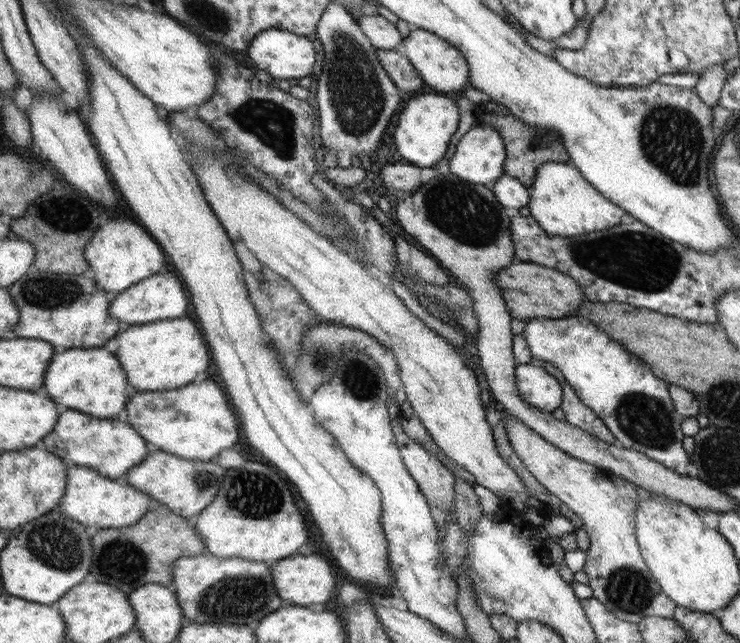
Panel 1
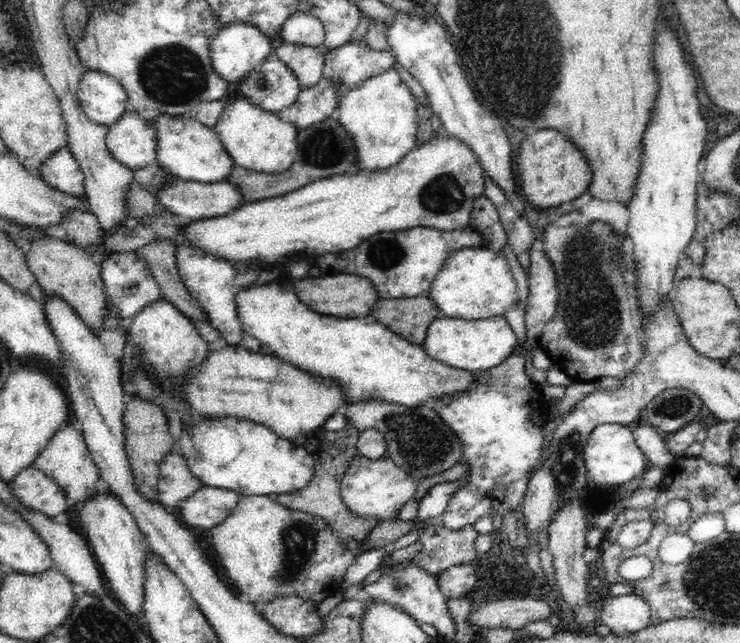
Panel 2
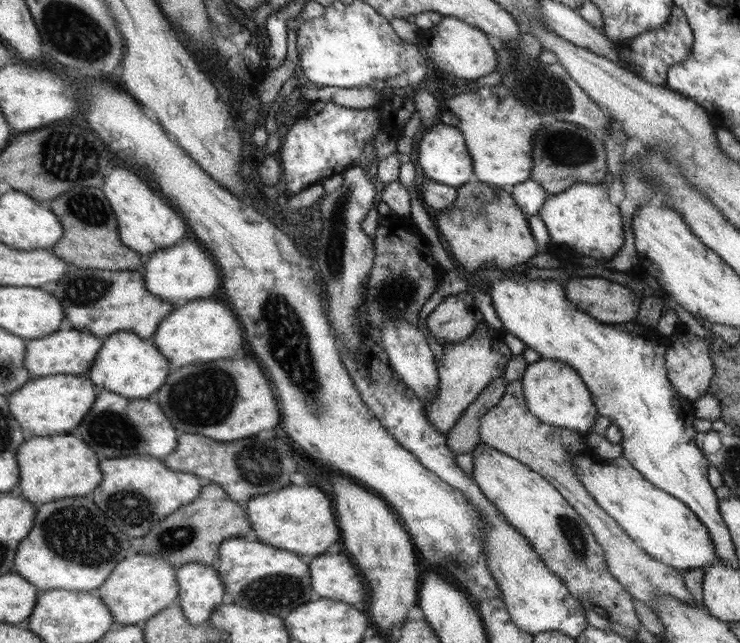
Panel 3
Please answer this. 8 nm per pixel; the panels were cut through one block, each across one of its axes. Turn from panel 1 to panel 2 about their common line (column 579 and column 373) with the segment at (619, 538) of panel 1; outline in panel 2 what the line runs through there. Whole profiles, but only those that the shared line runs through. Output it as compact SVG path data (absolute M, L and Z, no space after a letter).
M357 455L352 459L341 480L341 495L346 507L360 517L373 517L379 523L398 520L397 515L407 500L415 495L417 483L408 479L408 474L388 455L370 460Z

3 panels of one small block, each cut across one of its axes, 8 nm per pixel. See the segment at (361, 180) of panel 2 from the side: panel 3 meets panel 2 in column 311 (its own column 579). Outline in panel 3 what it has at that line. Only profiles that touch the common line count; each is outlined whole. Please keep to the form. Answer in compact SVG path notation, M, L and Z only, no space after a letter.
M582 182L560 194L549 194L537 215L547 226L551 242L566 246L576 254L610 260L624 246L625 222L622 222L618 206L608 200L600 186Z

